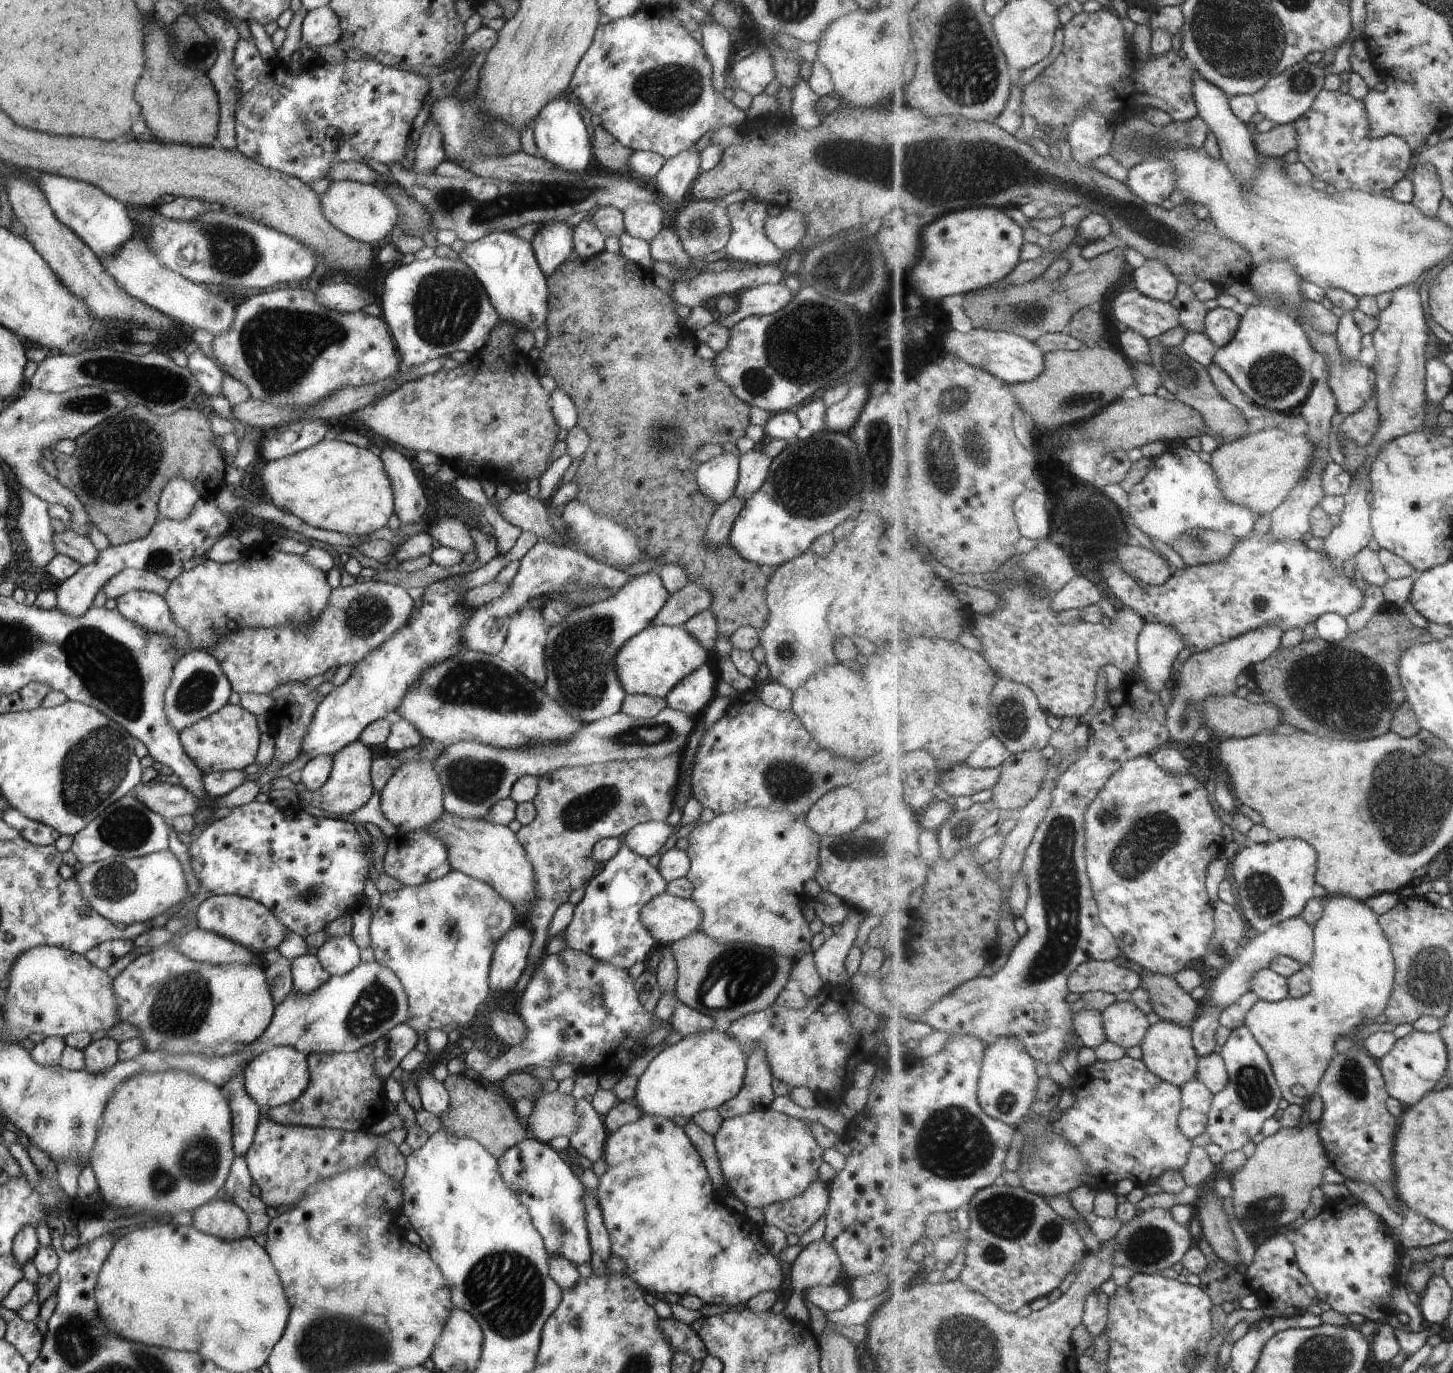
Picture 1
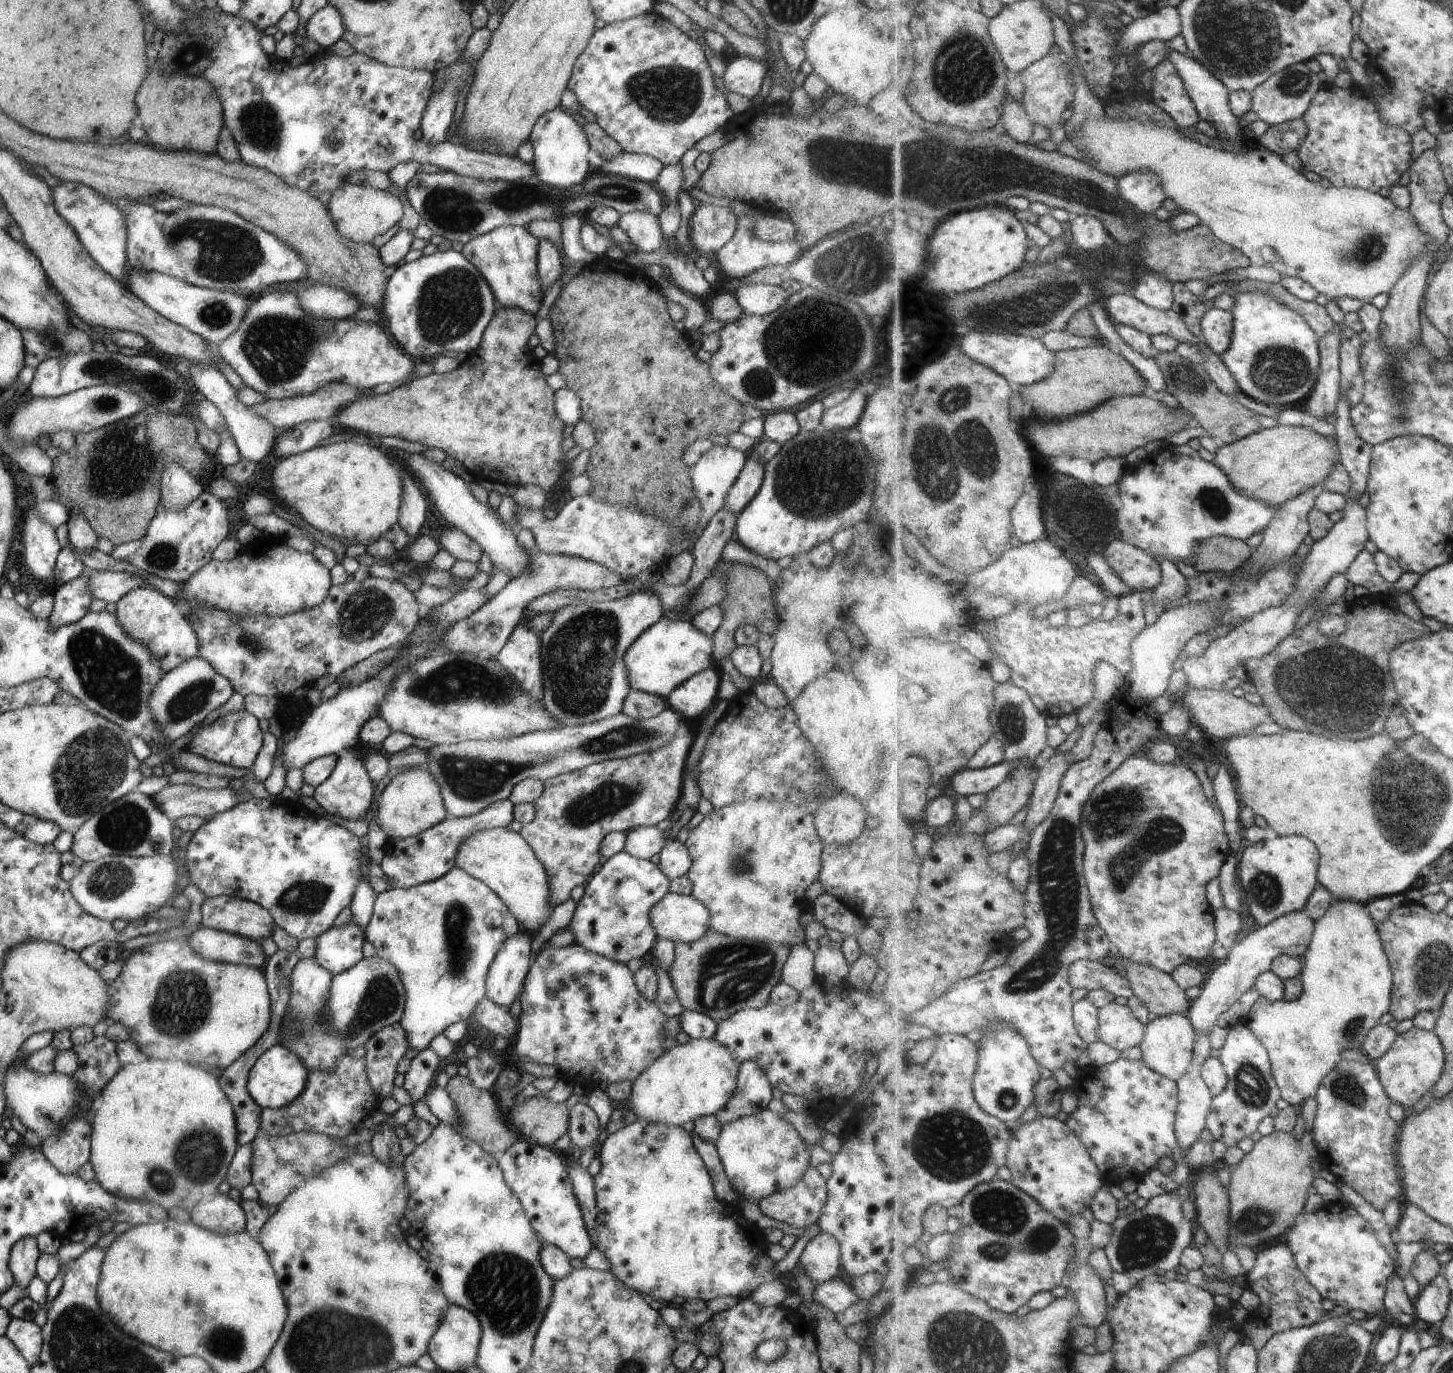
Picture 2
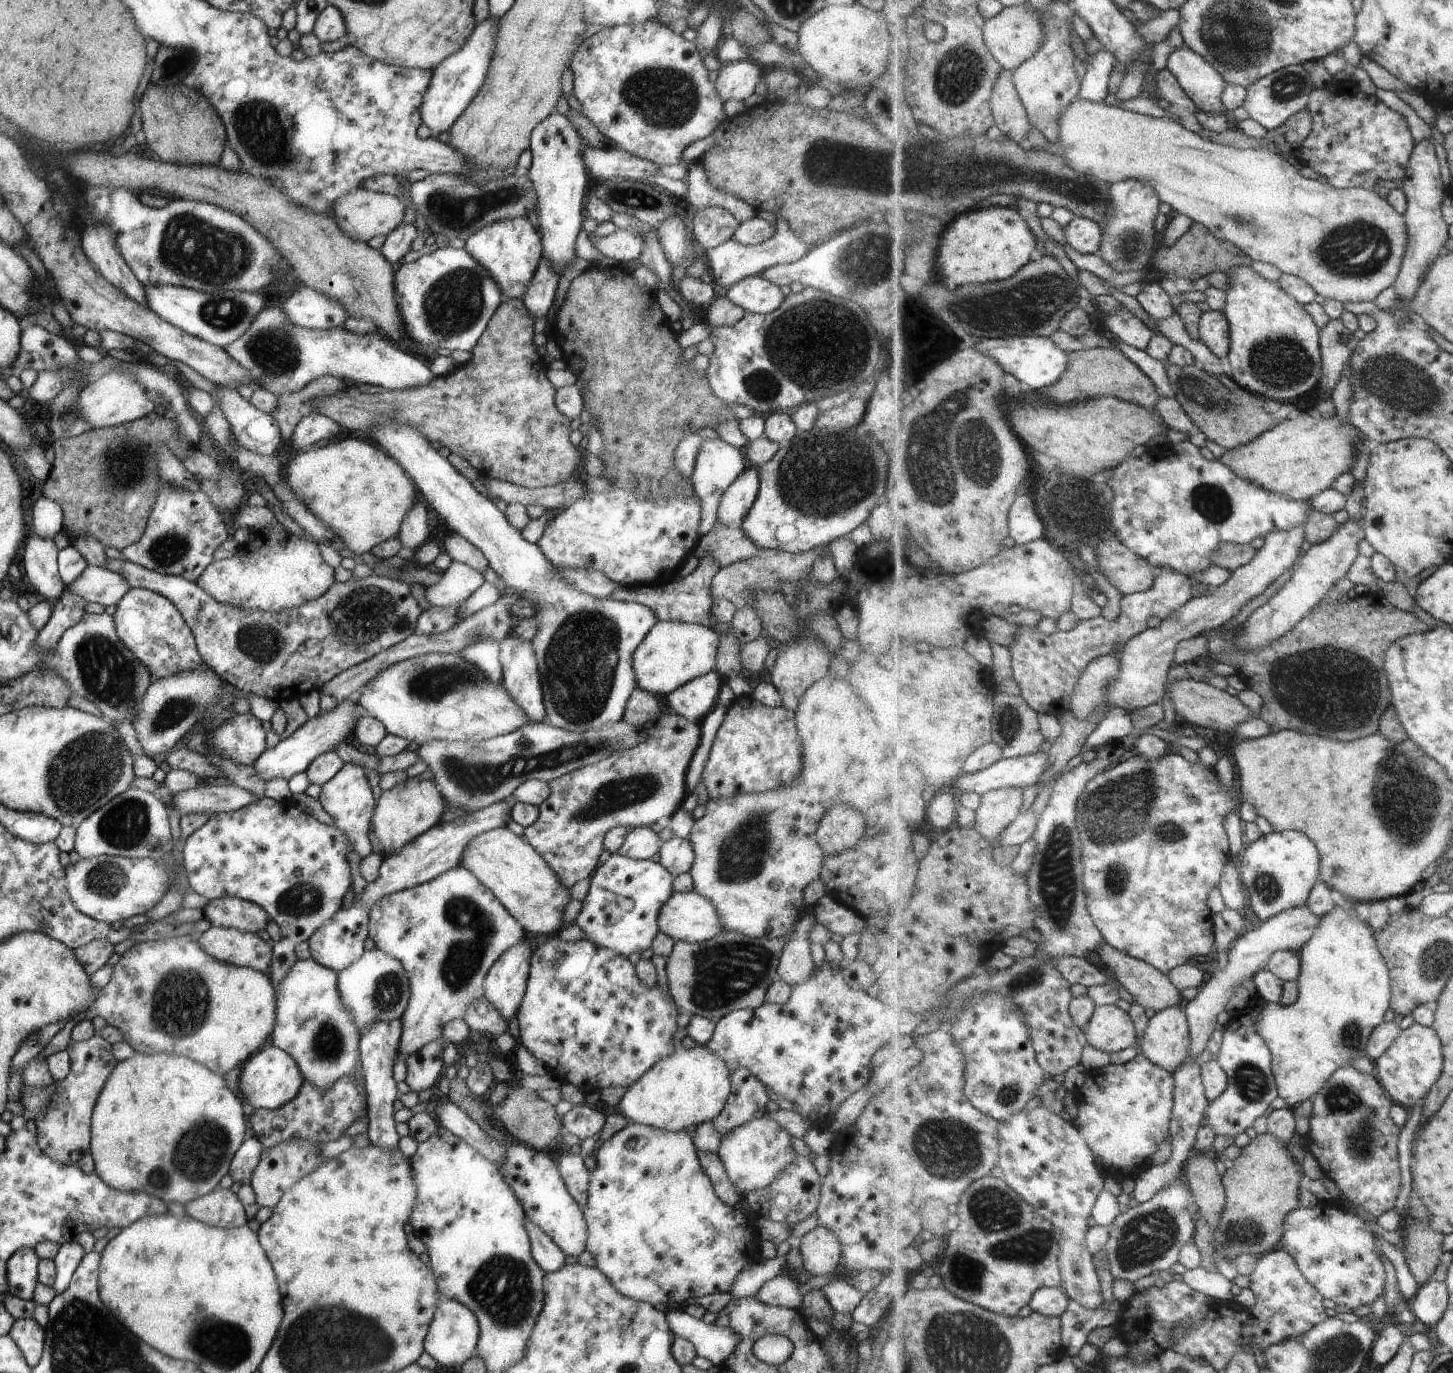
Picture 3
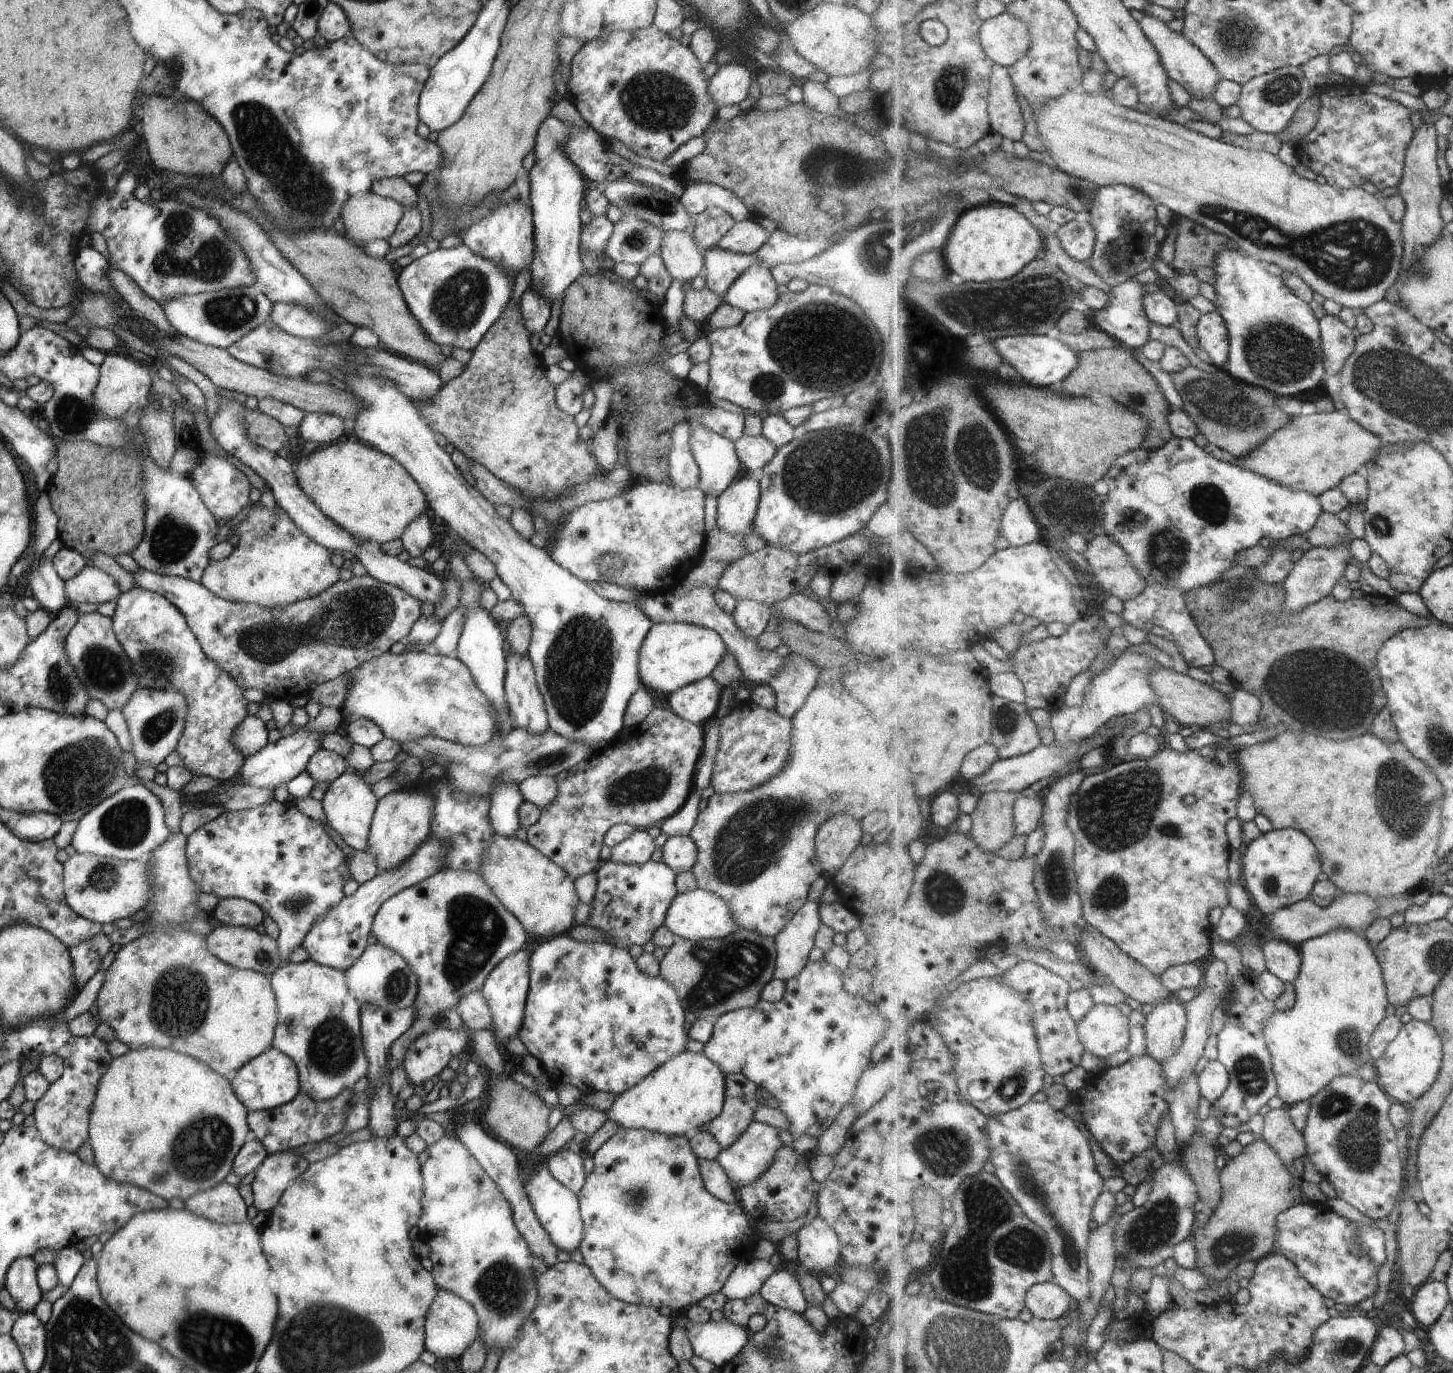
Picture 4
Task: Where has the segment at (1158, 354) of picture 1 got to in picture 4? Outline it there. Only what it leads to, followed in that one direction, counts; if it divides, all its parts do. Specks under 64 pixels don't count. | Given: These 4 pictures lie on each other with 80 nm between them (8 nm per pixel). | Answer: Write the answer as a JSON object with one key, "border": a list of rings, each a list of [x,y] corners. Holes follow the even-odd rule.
{"border":[[[1191,365],[1183,372],[1172,372],[1170,376],[1183,400],[1184,411],[1198,424],[1200,432],[1208,442],[1226,450],[1234,458],[1247,456],[1295,418],[1275,406],[1277,396],[1273,393],[1241,382],[1223,368],[1210,374]]]}

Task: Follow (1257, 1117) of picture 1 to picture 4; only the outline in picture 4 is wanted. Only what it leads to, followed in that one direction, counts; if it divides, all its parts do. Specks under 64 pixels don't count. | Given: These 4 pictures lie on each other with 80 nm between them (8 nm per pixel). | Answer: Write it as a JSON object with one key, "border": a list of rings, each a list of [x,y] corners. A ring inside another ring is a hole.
{"border":[[[1250,976],[1246,985],[1237,991],[1233,1004],[1226,1003],[1226,1022],[1218,1036],[1218,1060],[1230,1074],[1230,1085],[1217,1101],[1216,1115],[1224,1127],[1247,1124],[1272,1098],[1278,1096],[1278,1082],[1274,1073],[1274,1059],[1266,1041],[1266,1024],[1277,1011],[1276,1004],[1267,1000],[1257,986],[1258,977]]]}

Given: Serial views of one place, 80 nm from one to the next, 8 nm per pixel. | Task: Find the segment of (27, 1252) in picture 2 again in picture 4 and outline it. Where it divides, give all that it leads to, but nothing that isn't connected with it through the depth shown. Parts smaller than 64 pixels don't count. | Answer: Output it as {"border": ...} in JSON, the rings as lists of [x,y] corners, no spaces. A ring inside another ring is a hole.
{"border":[[[24,1256],[14,1258],[7,1267],[4,1287],[15,1301],[15,1311],[18,1314],[32,1312],[40,1301],[41,1291],[36,1281],[36,1266],[32,1256]]]}

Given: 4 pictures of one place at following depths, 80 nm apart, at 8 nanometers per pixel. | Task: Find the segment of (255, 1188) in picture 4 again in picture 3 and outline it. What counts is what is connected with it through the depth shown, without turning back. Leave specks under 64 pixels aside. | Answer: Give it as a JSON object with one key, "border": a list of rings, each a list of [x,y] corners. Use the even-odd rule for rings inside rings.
{"border":[[[289,1139],[260,1150],[257,1164],[247,1182],[252,1186],[255,1202],[260,1207],[267,1206],[267,1208],[273,1208],[286,1188],[295,1184],[295,1182],[308,1175],[312,1170],[315,1170],[315,1167],[325,1160],[325,1158],[319,1155],[316,1144],[318,1143],[303,1139]]]}

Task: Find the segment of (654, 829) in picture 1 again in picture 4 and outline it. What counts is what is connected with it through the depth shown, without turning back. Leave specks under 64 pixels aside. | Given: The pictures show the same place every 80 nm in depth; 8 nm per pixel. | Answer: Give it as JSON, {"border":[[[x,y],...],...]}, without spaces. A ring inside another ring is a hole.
{"border":[[[635,829],[627,838],[610,848],[607,861],[635,864],[648,861],[656,847],[653,843],[653,834],[652,830]]]}

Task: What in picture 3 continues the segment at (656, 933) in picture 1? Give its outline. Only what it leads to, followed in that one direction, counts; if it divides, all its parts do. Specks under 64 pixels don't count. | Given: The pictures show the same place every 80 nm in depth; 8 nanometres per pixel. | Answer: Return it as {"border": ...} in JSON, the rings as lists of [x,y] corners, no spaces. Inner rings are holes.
{"border":[[[695,891],[676,893],[659,907],[658,930],[675,941],[701,942],[723,930],[714,905]]]}

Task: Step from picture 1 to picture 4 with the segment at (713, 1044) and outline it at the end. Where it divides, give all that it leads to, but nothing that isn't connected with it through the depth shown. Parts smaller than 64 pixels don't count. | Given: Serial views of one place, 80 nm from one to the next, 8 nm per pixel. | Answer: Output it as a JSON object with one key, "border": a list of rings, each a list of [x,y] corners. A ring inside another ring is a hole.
{"border":[[[687,1050],[681,1051],[678,1055],[673,1056],[673,1058],[667,1059],[667,1062],[655,1067],[655,1070],[646,1074],[639,1082],[636,1082],[633,1086],[631,1086],[631,1088],[628,1088],[621,1094],[618,1094],[617,1098],[613,1101],[613,1104],[605,1112],[607,1119],[614,1120],[615,1124],[618,1124],[621,1129],[644,1128],[669,1136],[684,1135],[685,1132],[687,1132],[687,1130],[691,1130],[691,1128],[706,1128],[707,1123],[710,1120],[713,1120],[713,1118],[715,1118],[722,1111],[722,1104],[724,1101],[724,1076],[725,1074],[723,1074],[722,1070],[712,1060],[709,1060],[709,1058],[707,1058],[702,1052],[694,1053]]]}

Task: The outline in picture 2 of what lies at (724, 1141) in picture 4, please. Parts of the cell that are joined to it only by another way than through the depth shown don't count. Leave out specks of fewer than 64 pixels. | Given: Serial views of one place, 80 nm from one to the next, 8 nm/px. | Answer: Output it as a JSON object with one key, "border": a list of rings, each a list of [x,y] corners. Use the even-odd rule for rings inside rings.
{"border":[[[745,1059],[739,1063],[731,1098],[712,1115],[723,1126],[736,1118],[758,1113],[773,1098],[771,1087],[762,1068],[755,1061]]]}

